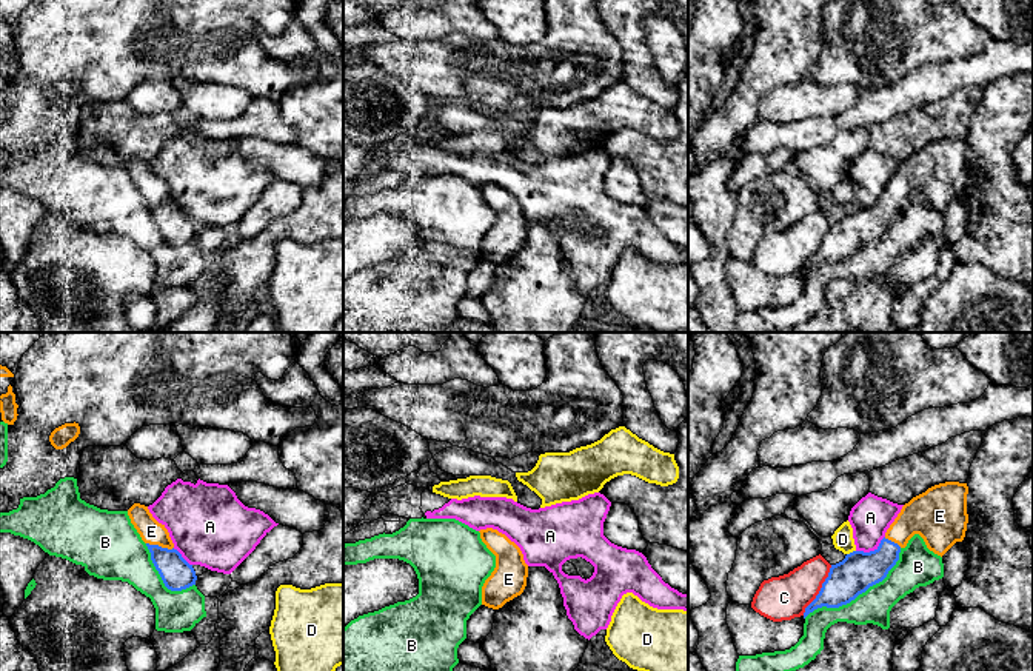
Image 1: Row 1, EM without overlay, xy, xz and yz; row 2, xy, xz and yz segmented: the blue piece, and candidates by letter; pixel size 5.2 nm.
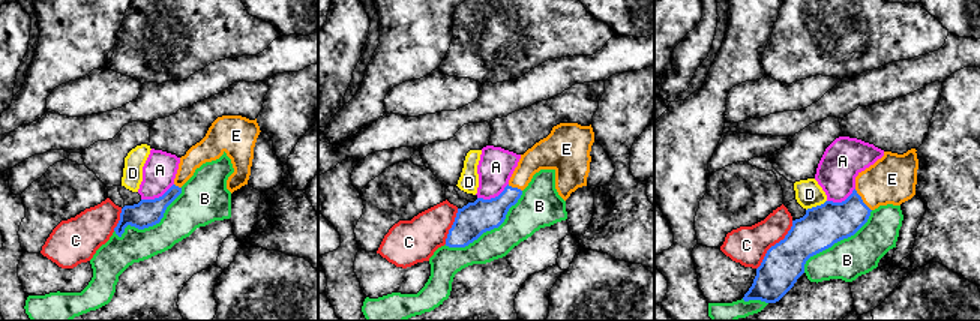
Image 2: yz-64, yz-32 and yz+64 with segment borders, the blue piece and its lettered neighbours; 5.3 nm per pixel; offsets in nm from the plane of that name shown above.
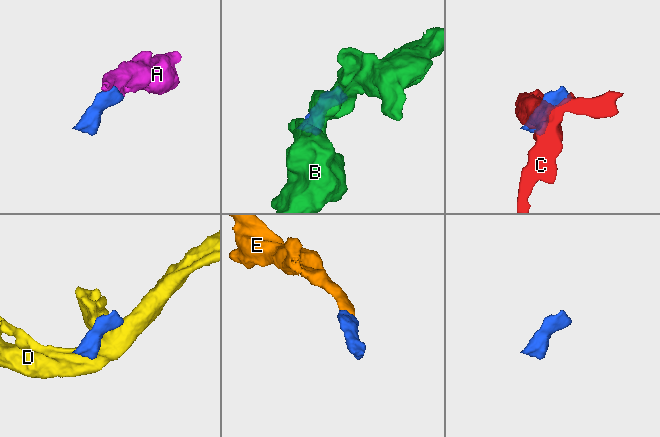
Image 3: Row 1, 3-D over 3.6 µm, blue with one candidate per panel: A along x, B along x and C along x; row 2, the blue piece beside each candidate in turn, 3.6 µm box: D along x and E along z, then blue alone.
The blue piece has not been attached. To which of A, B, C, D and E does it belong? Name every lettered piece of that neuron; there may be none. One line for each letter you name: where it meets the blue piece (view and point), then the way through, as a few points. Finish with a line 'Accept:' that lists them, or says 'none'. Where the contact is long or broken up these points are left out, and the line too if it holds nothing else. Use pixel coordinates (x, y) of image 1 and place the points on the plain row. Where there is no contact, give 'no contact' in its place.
E: contact xy (160, 202); way xy (177, 230), (160, 202), (151, 186)
Accept: E

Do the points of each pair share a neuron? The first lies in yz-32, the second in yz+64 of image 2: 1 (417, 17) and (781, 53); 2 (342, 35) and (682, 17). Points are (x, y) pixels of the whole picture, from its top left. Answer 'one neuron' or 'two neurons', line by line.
1: two neurons
2: one neuron

